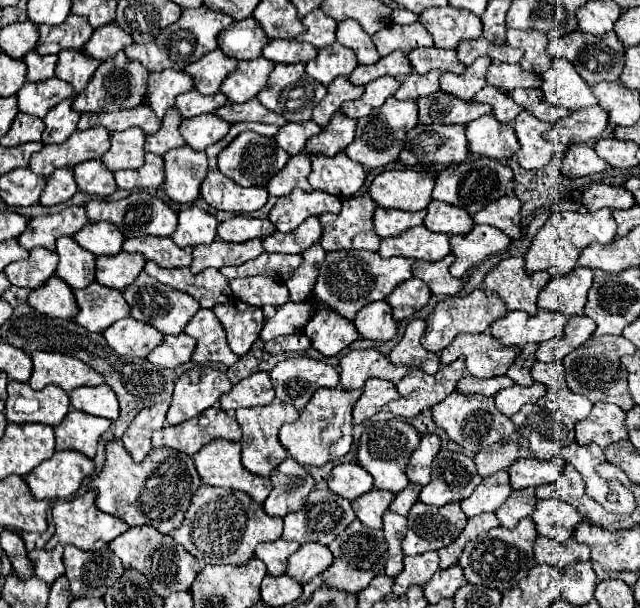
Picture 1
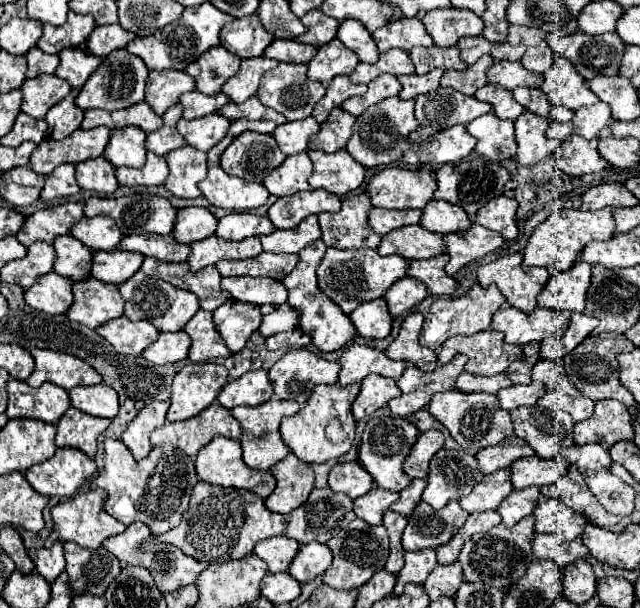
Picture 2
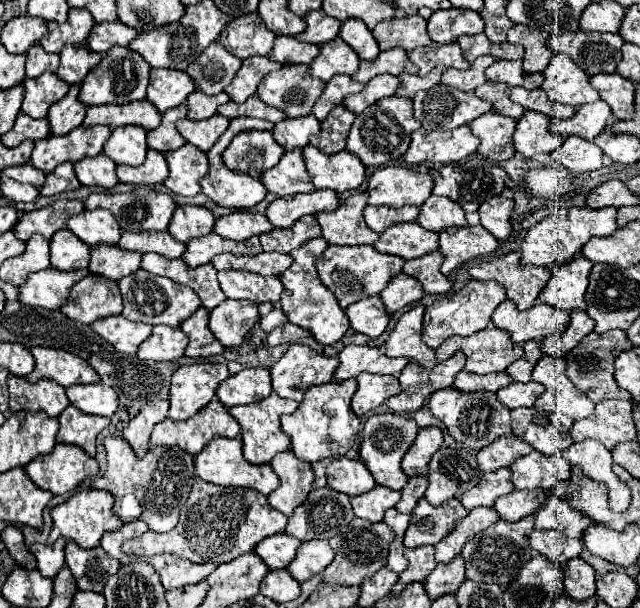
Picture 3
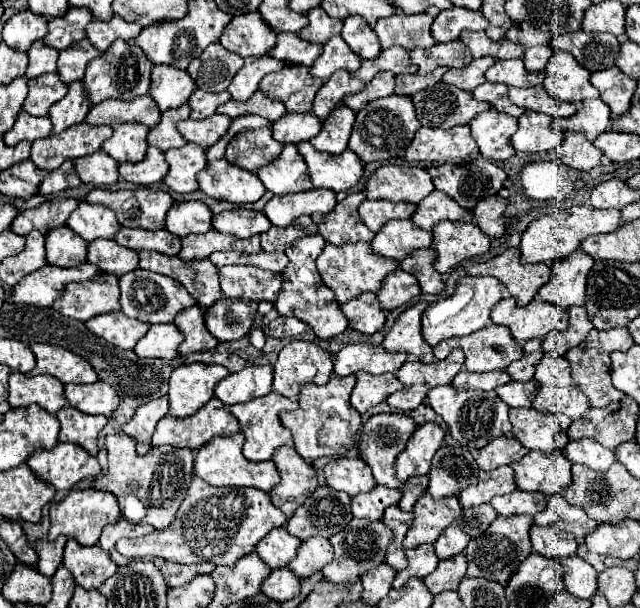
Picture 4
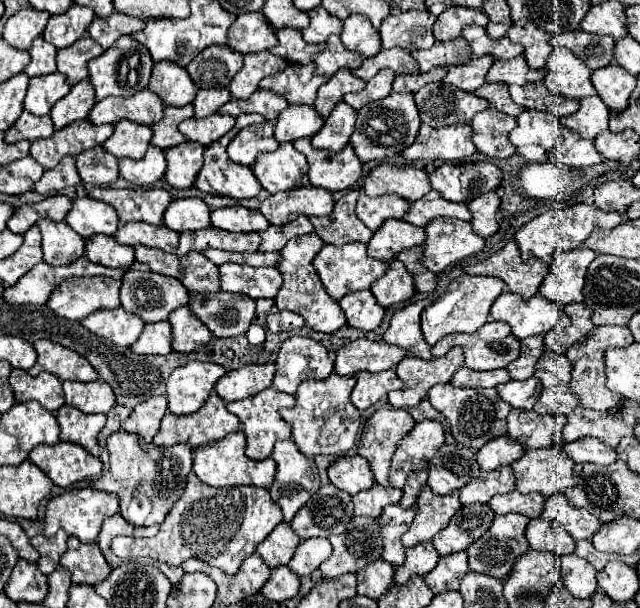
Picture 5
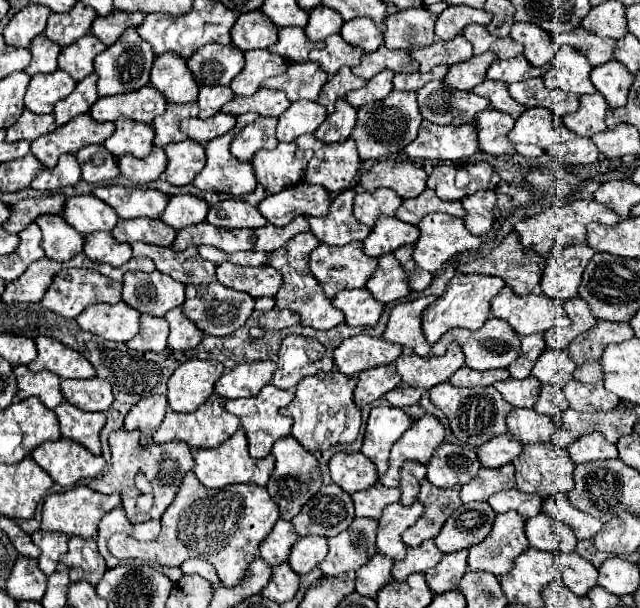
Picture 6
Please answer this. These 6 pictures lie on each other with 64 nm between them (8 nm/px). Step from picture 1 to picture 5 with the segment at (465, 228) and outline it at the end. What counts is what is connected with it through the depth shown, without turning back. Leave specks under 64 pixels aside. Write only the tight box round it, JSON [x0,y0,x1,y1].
[404,190,472,228]

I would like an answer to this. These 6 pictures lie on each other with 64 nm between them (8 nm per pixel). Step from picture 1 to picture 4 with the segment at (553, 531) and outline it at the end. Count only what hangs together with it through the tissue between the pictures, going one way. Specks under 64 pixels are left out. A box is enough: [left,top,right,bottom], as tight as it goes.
[534,494,598,542]

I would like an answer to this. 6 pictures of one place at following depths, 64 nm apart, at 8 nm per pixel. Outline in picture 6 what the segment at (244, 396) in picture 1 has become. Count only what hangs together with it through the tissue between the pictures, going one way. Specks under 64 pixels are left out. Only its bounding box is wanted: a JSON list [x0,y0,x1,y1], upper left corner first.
[214,360,276,398]

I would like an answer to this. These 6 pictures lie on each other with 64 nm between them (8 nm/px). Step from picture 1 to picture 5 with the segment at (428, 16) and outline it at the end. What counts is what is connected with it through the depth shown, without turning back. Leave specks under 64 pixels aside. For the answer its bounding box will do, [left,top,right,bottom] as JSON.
[434,6,488,40]

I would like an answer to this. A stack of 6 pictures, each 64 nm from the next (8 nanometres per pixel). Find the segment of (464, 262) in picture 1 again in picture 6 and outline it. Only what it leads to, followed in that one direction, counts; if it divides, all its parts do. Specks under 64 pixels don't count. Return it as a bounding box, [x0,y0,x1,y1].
[414,212,480,272]

